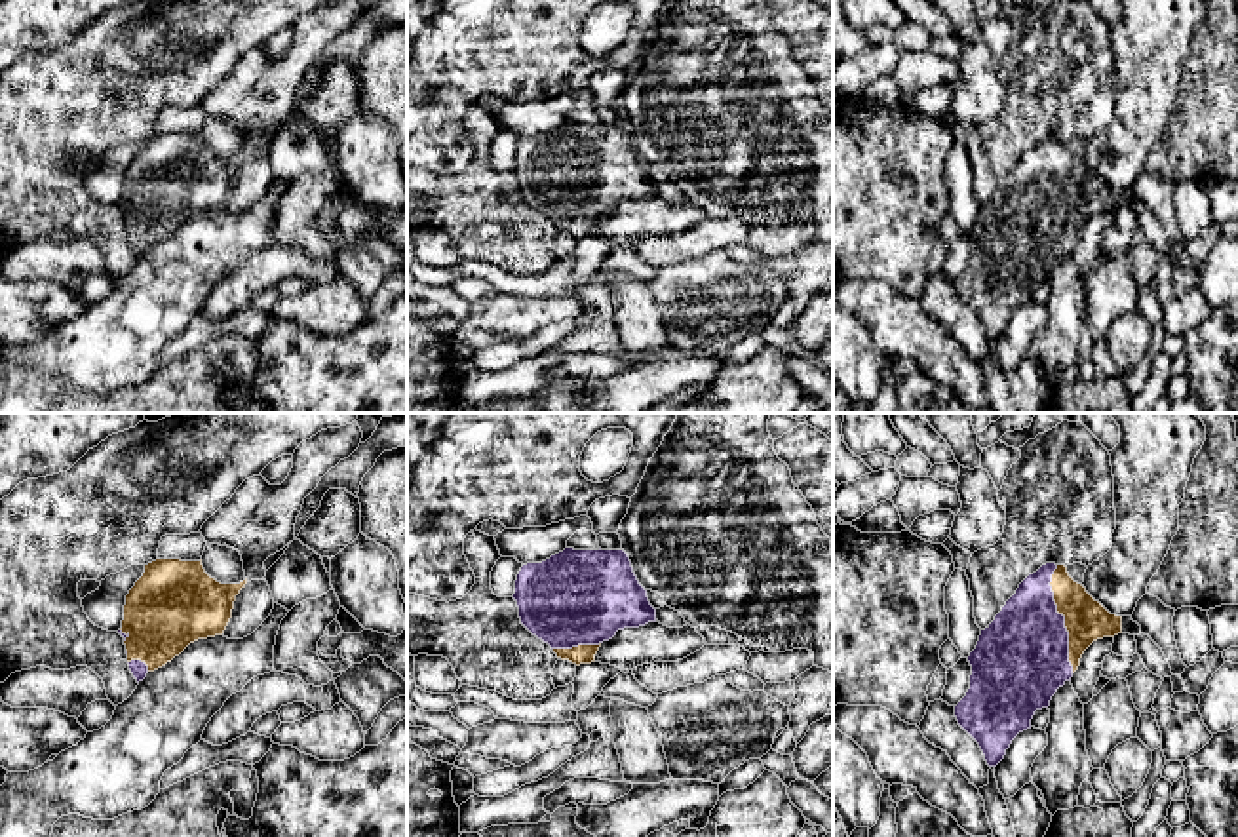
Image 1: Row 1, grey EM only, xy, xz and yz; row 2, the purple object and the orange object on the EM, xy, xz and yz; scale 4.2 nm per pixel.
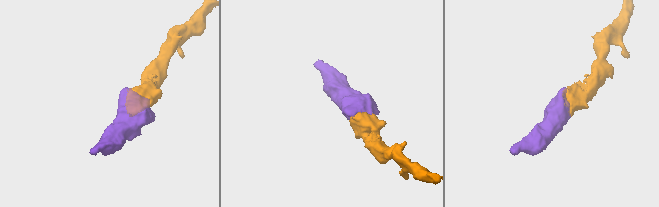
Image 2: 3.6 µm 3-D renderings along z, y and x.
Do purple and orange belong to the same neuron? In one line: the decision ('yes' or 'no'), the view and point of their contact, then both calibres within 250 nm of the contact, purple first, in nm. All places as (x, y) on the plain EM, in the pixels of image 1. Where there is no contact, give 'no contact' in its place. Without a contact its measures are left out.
yes; contact yz (1063, 193); calibres 400 and 190 nm

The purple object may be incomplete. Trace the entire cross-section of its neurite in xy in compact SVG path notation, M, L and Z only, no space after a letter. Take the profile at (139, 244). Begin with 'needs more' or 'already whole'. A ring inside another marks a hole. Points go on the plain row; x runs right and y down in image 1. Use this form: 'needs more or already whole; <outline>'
needs more; M156 133L145 139L143 150L126 169L118 204L137 257L190 217L222 209L245 158L247 152L240 158L217 156L205 146L202 133Z

